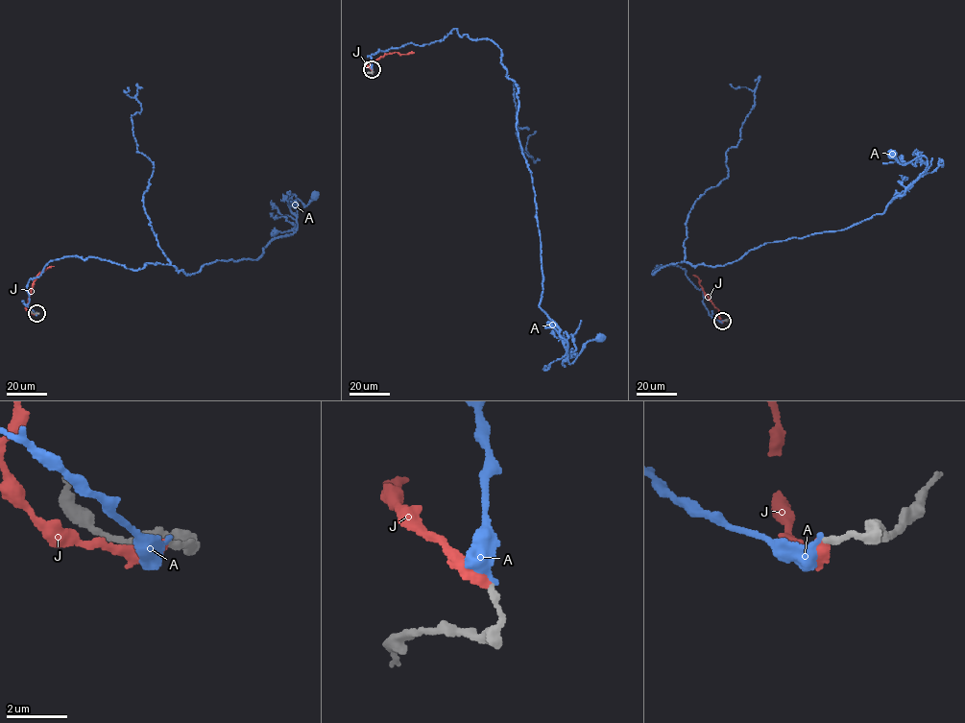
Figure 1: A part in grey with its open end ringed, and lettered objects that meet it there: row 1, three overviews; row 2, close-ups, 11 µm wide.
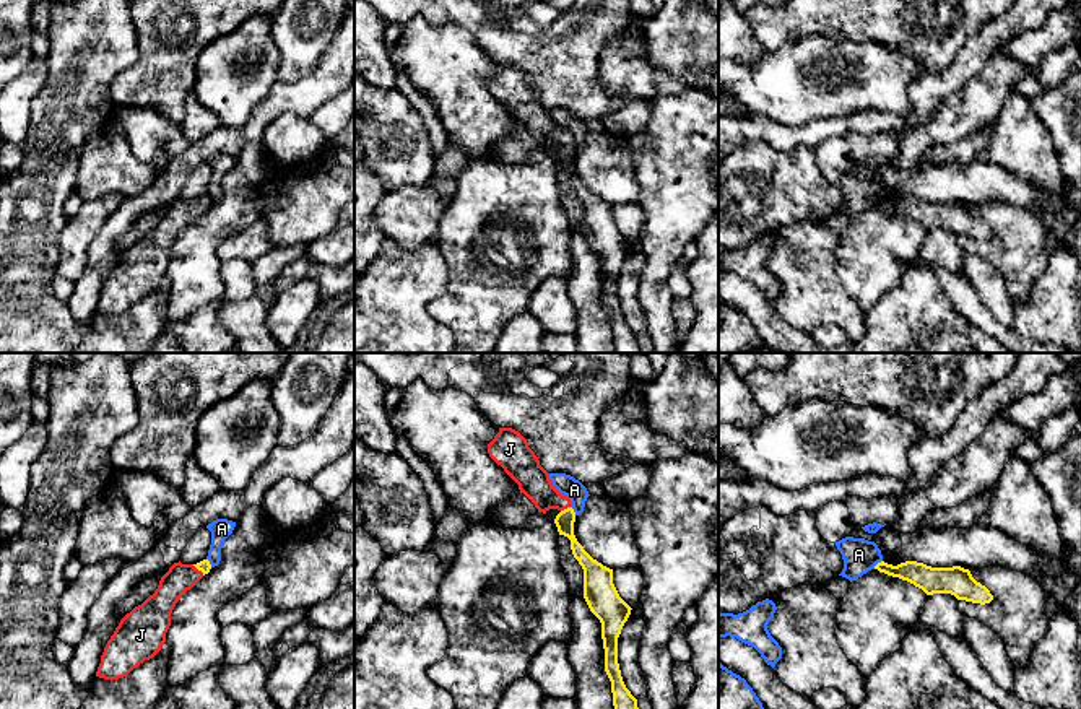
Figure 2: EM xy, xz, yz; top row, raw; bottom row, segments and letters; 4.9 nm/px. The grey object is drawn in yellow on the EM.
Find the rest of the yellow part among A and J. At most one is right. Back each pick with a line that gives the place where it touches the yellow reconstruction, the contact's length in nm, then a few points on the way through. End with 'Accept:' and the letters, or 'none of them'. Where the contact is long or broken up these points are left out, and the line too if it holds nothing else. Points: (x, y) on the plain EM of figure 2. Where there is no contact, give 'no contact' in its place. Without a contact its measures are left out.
J: contact xy (199, 205); length 80 nm; way xy (204, 202), (199, 205), (181, 213)
Accept: J

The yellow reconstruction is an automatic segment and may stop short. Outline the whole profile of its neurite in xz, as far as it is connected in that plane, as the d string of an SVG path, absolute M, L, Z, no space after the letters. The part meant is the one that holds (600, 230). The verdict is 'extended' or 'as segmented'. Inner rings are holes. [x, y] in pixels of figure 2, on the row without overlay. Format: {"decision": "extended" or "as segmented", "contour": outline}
{"decision": "extended", "contour": "M499 63L488 80L488 89L519 120L520 128L535 140L538 148L559 146L554 159L559 171L571 176L572 190L584 205L584 234L601 259L605 307L611 317L614 350L616 353L640 353L637 335L626 324L618 299L618 273L632 244L619 233L613 220L613 205L593 195L577 177L571 135L553 122L549 109L540 101L519 67Z"}

